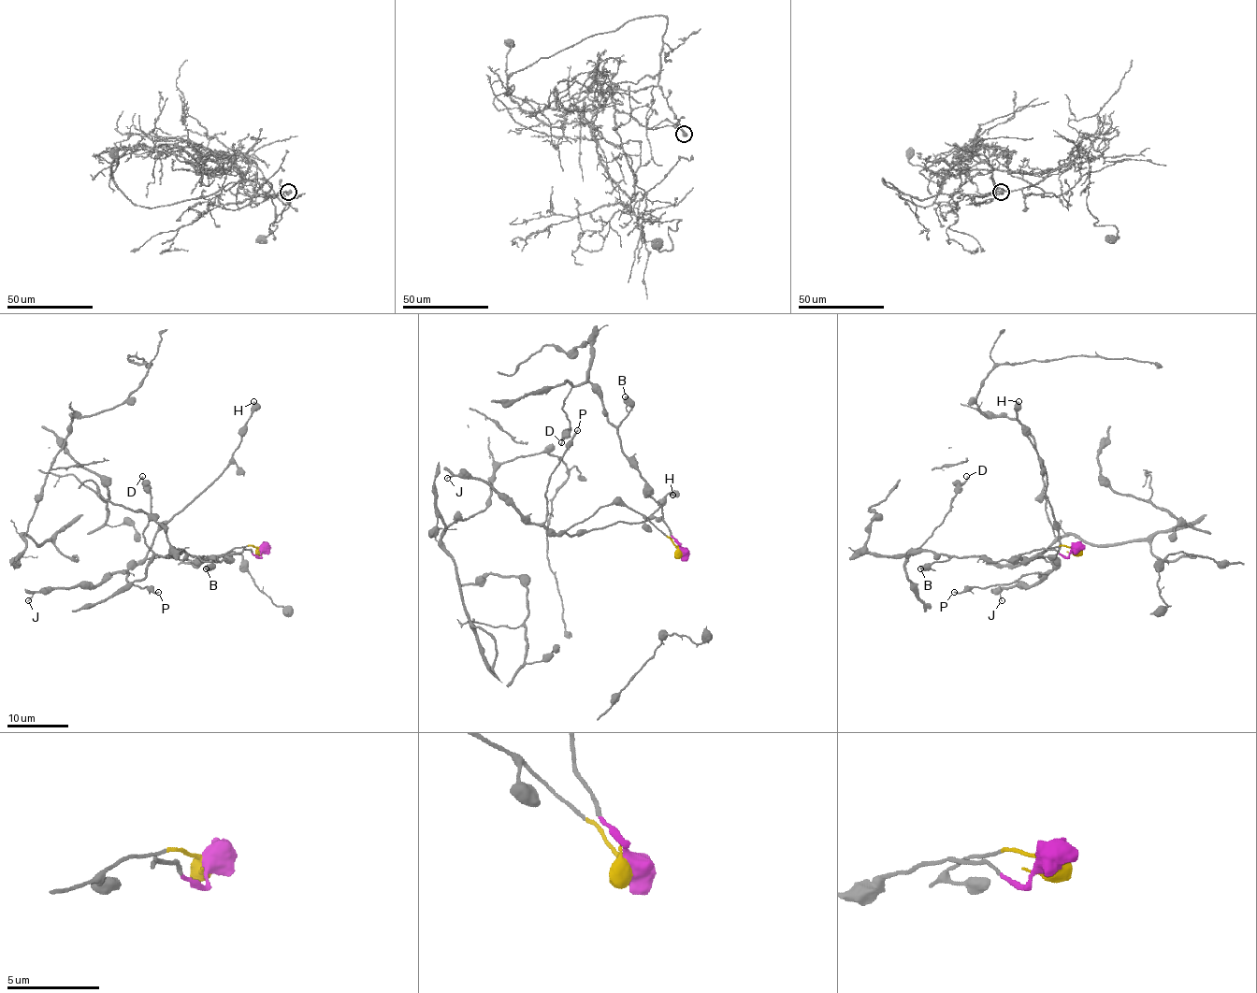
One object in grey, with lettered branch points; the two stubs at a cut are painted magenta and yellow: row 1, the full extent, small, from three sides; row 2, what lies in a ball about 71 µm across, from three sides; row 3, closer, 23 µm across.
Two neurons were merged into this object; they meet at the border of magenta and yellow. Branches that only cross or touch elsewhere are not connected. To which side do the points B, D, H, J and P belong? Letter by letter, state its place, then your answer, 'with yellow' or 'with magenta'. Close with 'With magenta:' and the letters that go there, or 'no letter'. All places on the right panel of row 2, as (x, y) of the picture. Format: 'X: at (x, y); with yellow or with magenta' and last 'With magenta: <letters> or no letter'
B: at (920, 568); with magenta
D: at (966, 476); with magenta
H: at (1018, 401); with yellow
J: at (1002, 600); with yellow
P: at (954, 592); with yellow
With magenta: B, D

